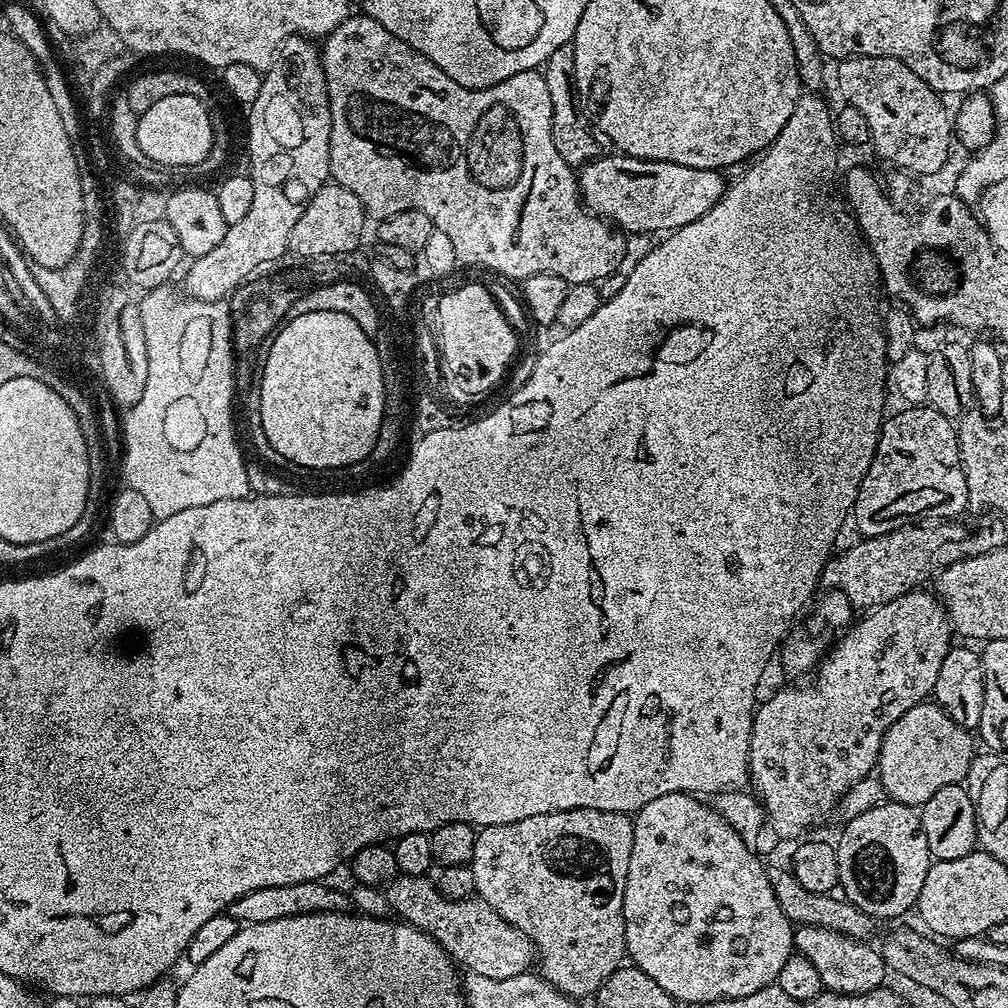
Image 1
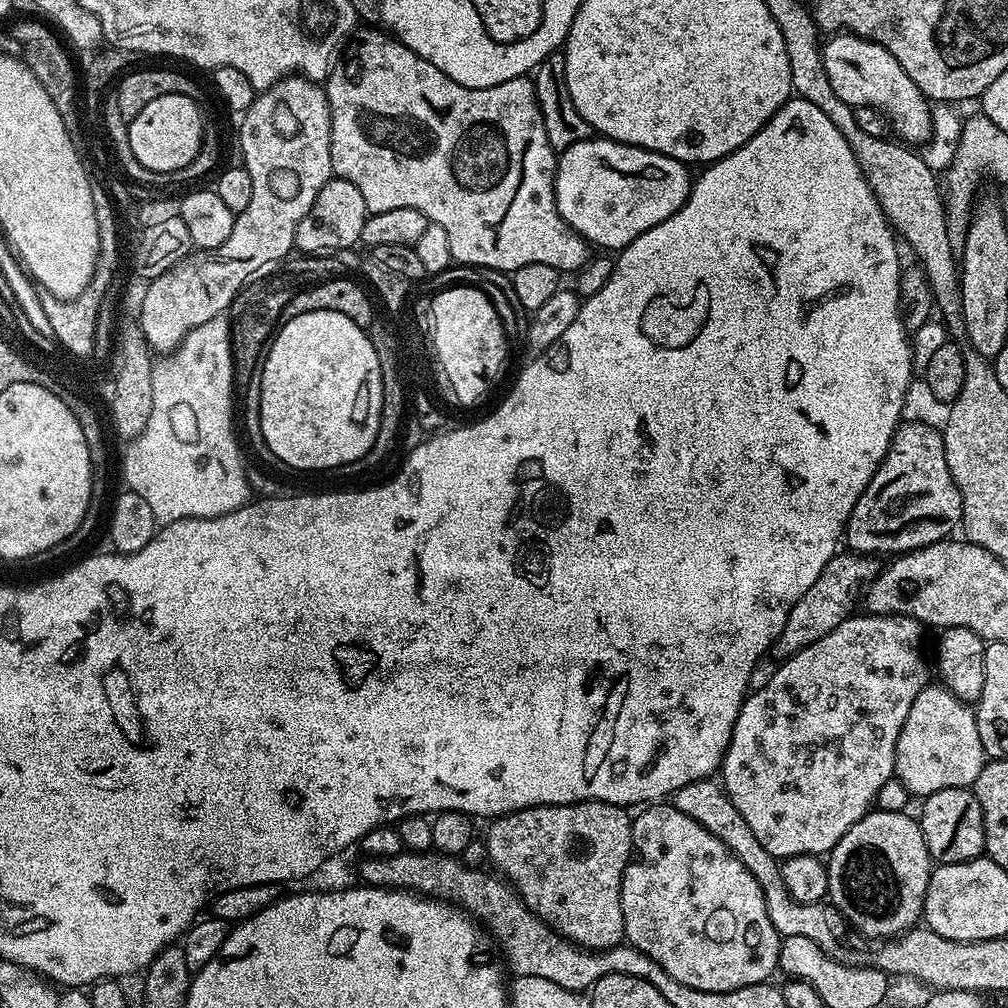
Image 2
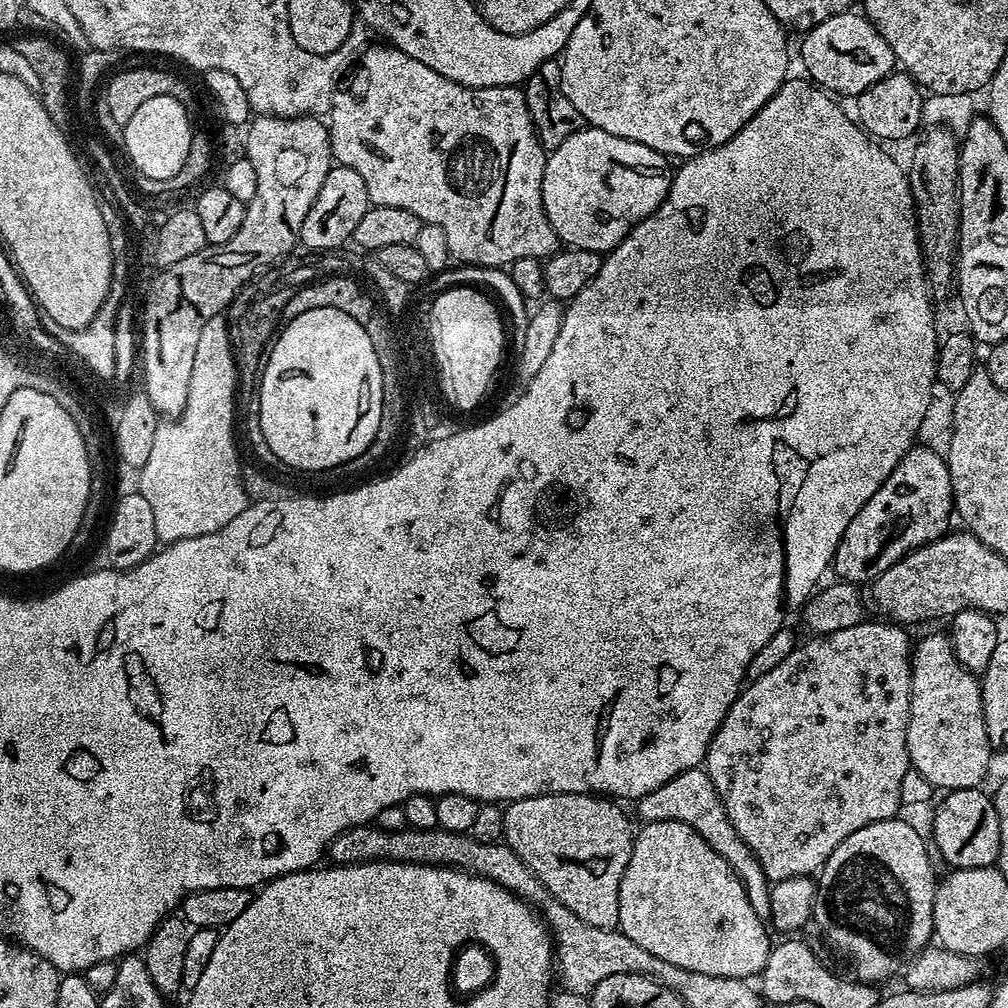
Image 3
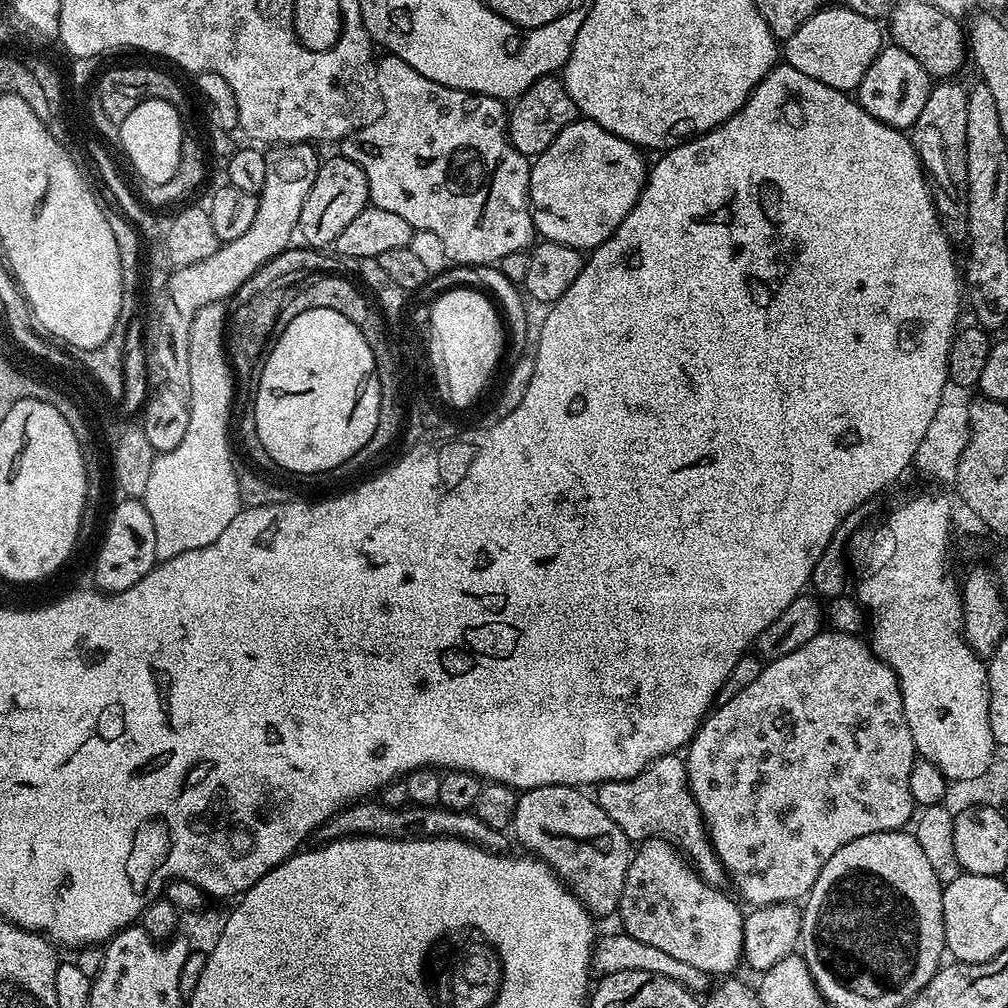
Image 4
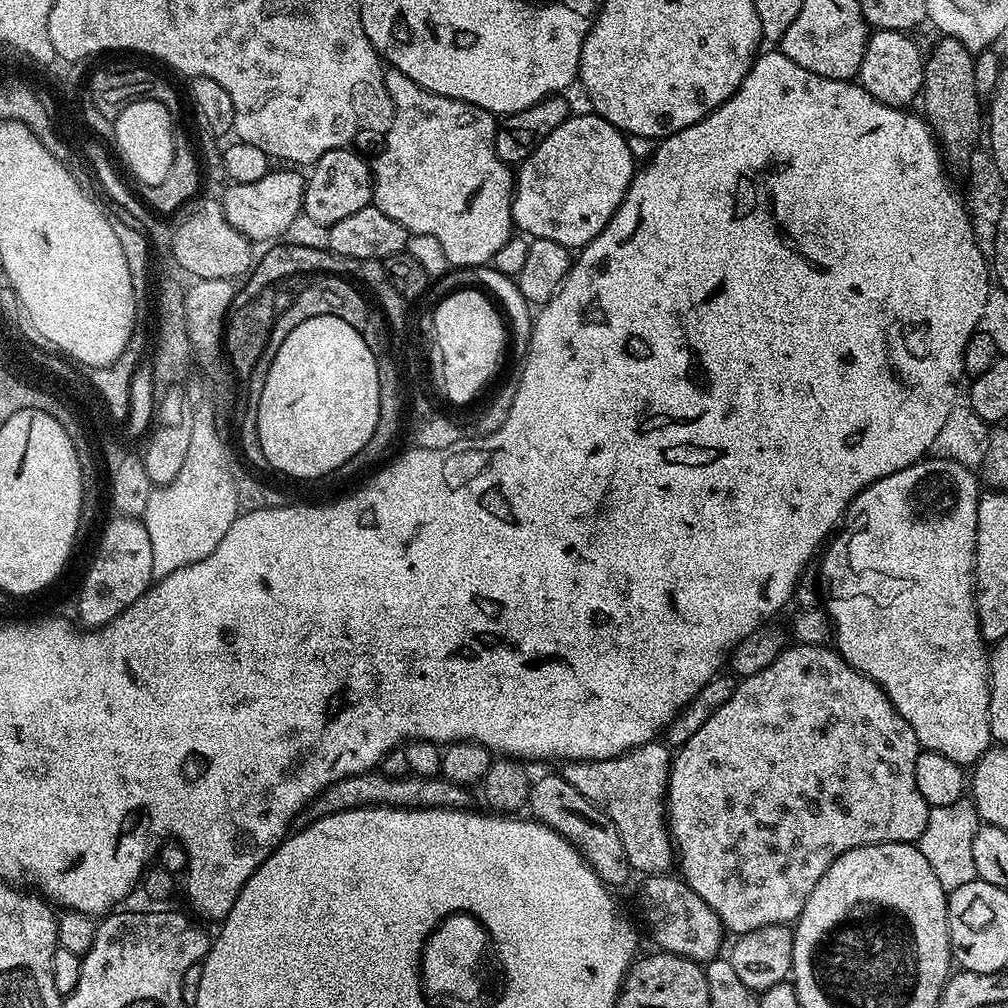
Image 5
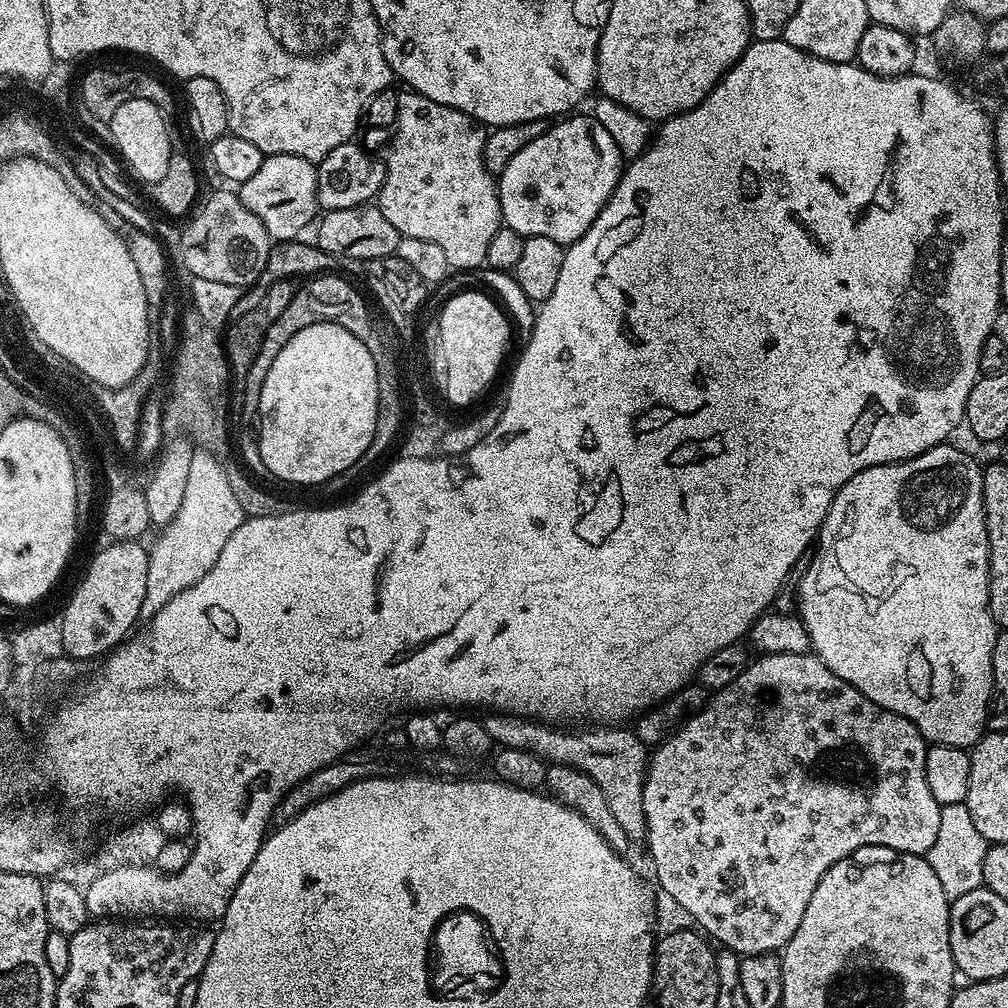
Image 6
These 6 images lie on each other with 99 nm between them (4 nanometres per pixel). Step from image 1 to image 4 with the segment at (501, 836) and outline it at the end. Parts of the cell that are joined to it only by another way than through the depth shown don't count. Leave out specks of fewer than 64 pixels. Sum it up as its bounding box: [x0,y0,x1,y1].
[511,784,634,917]

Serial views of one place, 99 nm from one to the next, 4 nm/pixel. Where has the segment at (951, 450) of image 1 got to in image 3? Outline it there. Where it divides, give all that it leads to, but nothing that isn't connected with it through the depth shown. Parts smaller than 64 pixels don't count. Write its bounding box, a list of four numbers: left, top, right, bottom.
[830,446,954,585]

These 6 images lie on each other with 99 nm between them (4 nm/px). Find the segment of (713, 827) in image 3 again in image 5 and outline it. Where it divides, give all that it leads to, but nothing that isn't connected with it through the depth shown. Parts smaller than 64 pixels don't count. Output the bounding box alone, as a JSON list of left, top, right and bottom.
[558,742,674,877]

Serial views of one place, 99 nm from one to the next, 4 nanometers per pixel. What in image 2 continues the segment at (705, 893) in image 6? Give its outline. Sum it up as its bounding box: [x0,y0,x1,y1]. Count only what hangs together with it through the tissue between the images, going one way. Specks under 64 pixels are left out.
[718,615,929,858]

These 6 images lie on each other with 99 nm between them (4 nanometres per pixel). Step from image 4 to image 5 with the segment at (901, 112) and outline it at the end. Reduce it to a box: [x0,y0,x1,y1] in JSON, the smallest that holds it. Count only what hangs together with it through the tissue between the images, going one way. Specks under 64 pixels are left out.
[858,28,925,106]

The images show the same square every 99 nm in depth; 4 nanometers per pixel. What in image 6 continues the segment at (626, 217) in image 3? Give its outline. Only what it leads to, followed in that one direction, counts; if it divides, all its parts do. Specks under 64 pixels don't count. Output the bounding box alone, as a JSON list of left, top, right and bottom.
[499,114,622,246]

